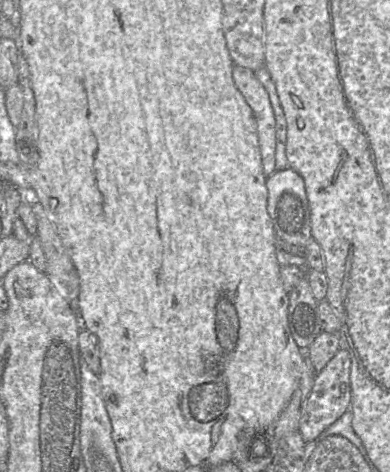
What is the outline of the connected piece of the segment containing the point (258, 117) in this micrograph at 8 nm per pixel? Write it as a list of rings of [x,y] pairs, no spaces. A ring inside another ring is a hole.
[[[233,65],[232,78],[255,117],[263,172],[268,178],[275,172],[276,154],[276,122],[272,105],[266,90],[251,70]]]

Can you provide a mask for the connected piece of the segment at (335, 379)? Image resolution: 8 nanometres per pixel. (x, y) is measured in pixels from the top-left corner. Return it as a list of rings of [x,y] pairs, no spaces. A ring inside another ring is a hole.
[[[340,348],[320,372],[315,372],[315,380],[304,404],[298,428],[305,443],[316,440],[327,427],[350,409],[352,399],[350,370],[349,352],[345,348]]]

